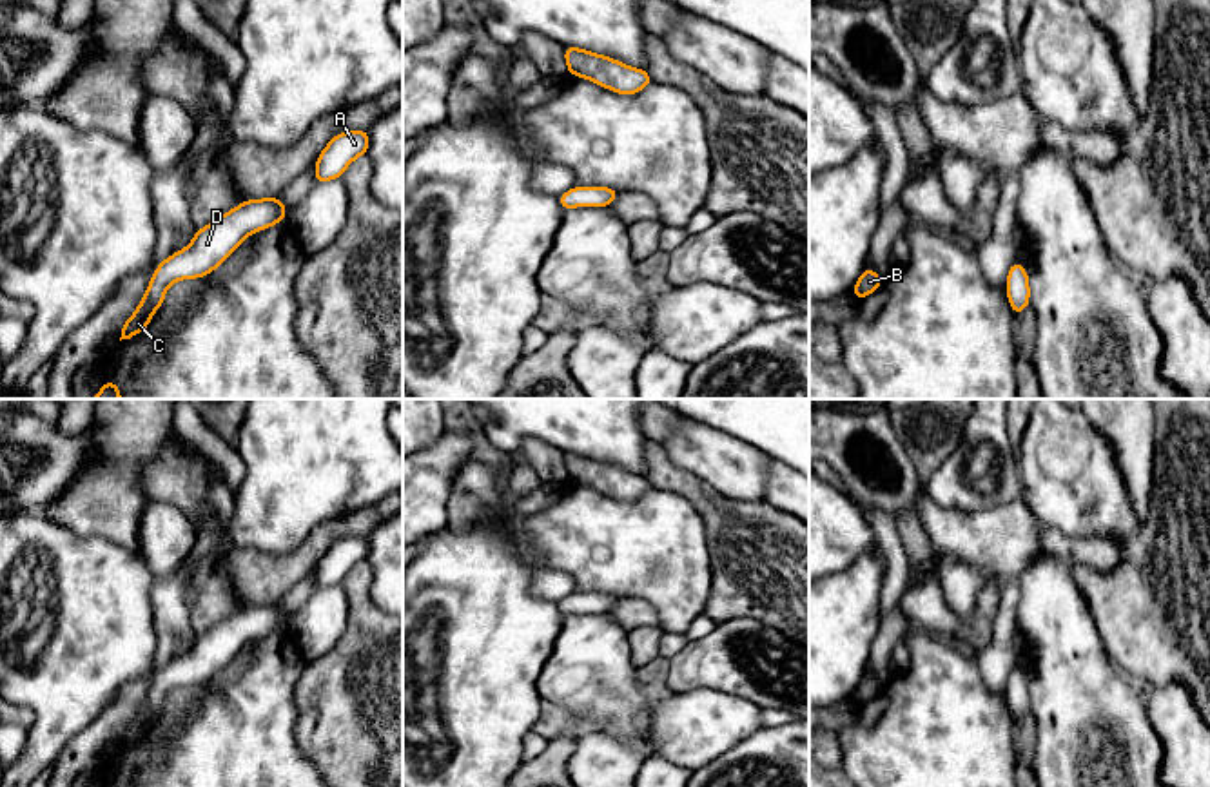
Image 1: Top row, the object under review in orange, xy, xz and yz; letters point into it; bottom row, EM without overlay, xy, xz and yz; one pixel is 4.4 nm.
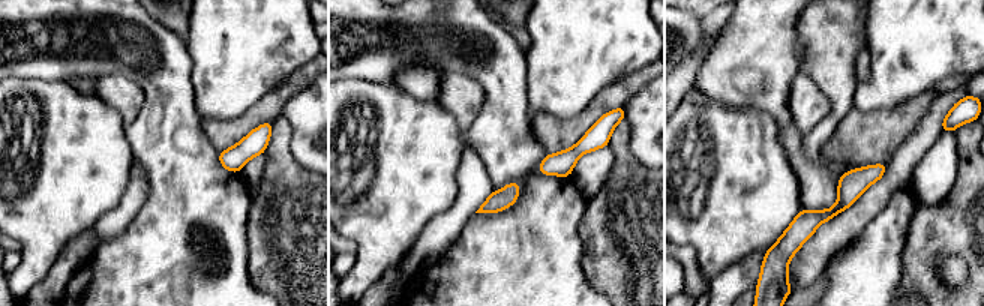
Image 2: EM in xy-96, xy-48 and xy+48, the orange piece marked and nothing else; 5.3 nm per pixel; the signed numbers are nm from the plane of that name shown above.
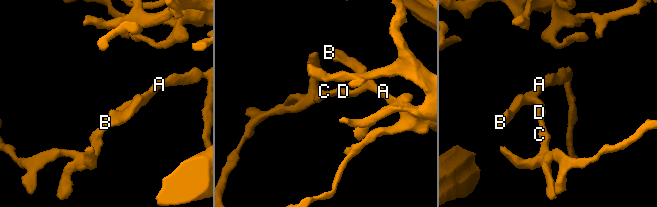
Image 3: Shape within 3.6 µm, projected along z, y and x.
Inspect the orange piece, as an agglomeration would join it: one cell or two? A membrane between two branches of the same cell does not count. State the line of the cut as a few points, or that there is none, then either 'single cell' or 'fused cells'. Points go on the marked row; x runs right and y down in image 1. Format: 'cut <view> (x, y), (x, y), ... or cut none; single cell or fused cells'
cut none; single cell

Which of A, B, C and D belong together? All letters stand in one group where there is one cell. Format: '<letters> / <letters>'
A B C D

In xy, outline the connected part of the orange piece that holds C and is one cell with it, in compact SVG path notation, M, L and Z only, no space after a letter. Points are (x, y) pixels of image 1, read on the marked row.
M278 198L247 199L214 223L198 228L189 247L158 265L141 303L125 321L120 341L147 328L172 283L209 276L252 232L278 225L285 216L287 207Z

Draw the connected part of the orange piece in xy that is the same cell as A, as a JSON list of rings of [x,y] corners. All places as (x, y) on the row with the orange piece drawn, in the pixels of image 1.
[[[346,131],[334,136],[316,161],[316,185],[341,178],[345,169],[368,149],[368,131]]]

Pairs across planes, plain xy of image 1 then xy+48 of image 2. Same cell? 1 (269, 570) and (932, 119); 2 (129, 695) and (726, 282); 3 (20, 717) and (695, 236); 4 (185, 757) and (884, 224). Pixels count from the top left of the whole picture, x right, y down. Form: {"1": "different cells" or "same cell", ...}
{"1": "different cells", "2": "same cell", "3": "different cells", "4": "same cell"}

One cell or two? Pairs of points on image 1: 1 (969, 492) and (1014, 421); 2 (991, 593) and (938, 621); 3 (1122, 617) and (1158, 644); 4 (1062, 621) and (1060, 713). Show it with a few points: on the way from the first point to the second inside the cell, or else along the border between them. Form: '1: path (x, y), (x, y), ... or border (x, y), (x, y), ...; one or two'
1: border (1004, 417), (1009, 448), (1016, 459); two
2: path (985, 608), (969, 624), (953, 624); one
3: path (1131, 617), (1149, 635); one
4: path (1062, 644), (1062, 689); one

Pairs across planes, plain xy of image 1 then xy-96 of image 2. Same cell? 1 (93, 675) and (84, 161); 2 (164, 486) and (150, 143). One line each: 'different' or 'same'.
1: same
2: same

